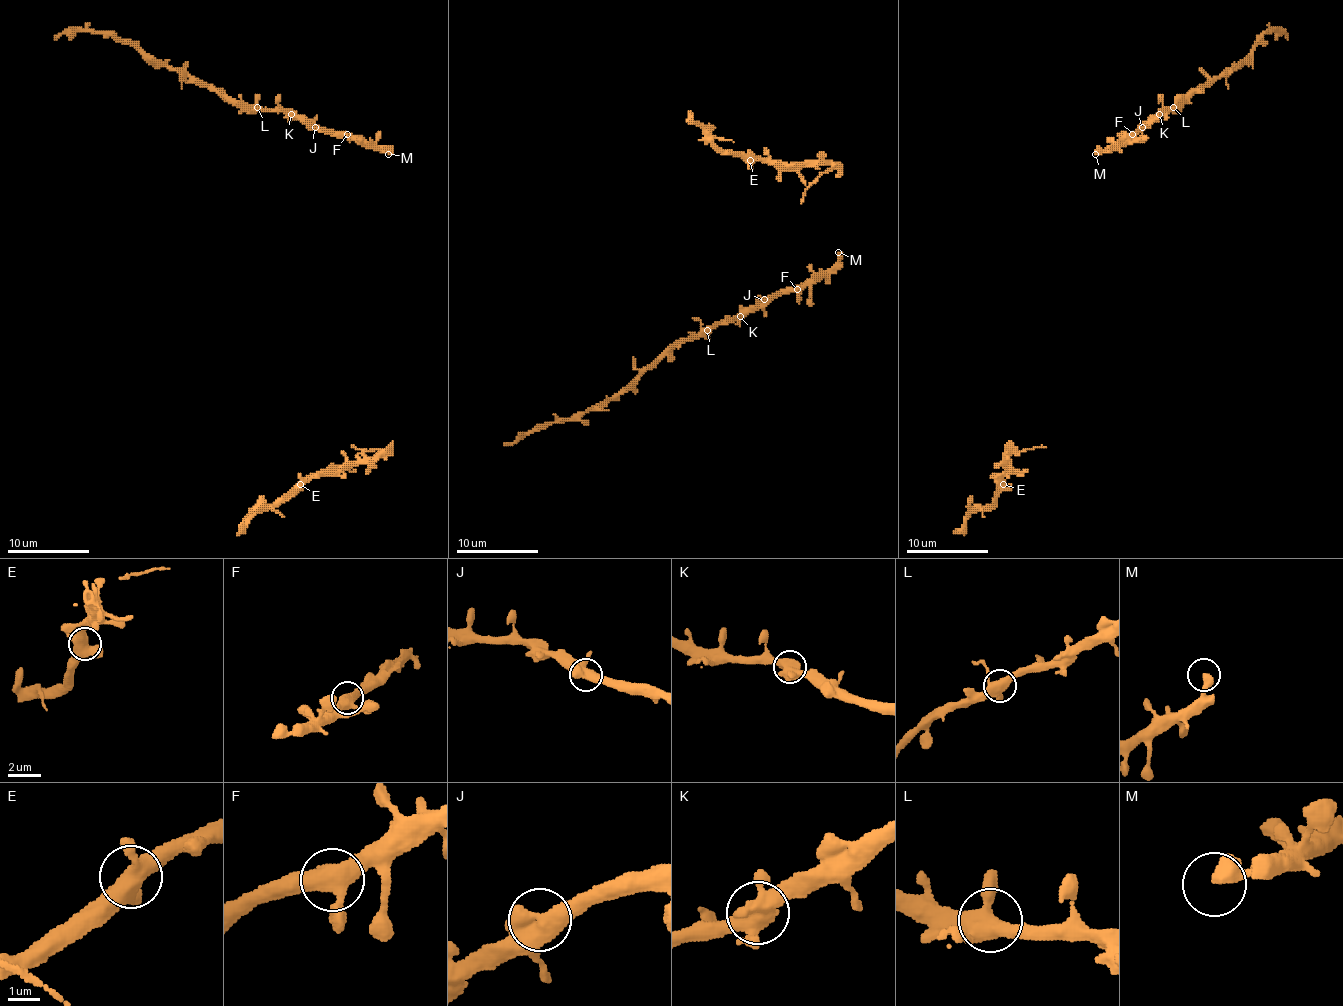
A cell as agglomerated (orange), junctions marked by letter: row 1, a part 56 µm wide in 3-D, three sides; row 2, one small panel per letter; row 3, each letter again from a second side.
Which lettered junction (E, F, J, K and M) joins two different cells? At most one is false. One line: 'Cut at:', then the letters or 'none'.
Cut at: none

